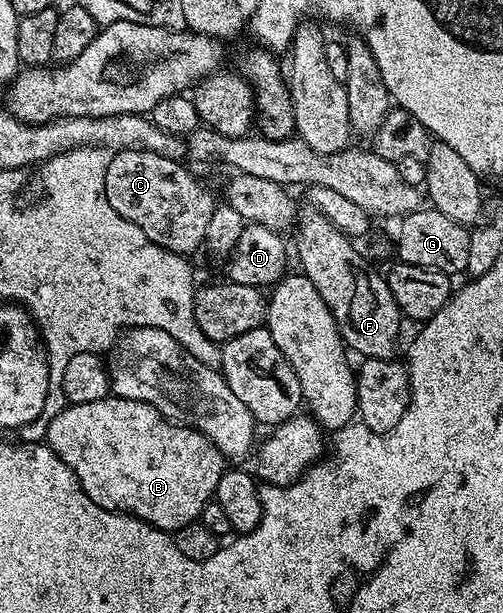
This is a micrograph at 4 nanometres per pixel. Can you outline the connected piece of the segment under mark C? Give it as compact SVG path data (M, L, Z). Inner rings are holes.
M119 150L111 153L108 172L104 172L104 192L108 196L108 204L124 216L124 220L132 220L160 248L170 250L173 254L190 256L194 249L205 243L205 229L212 219L216 198L213 198L184 167L178 158L165 158L156 152L147 150Z

